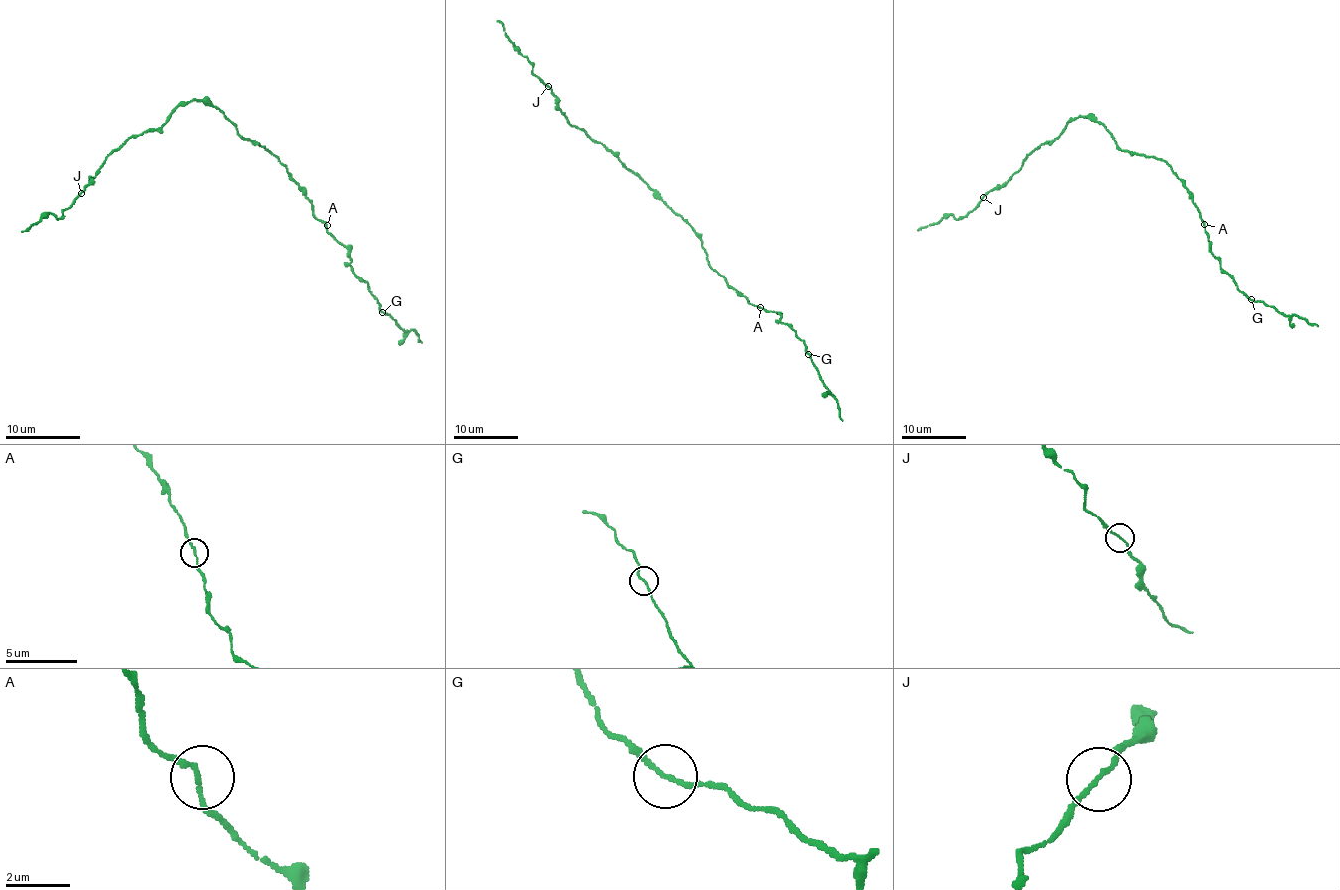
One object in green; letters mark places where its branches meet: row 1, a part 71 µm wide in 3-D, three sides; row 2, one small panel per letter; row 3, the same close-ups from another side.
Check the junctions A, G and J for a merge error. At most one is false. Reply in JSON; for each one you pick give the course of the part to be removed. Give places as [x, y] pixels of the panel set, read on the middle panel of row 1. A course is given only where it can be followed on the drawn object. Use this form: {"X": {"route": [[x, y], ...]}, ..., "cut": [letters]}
{"cut": []}

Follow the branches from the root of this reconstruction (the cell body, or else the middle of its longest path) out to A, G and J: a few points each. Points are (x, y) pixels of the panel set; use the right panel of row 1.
A: (1123, 150), (1162, 158), (1183, 182), (1204, 224)
G: (1123, 150), (1162, 158), (1171, 168), (1197, 206), (1210, 251), (1220, 261), (1220, 268), (1250, 300)
J: (1123, 150), (1102, 124), (1088, 116), (1078, 116), (1054, 140), (1035, 148), (1004, 184), (996, 185), (983, 197)

